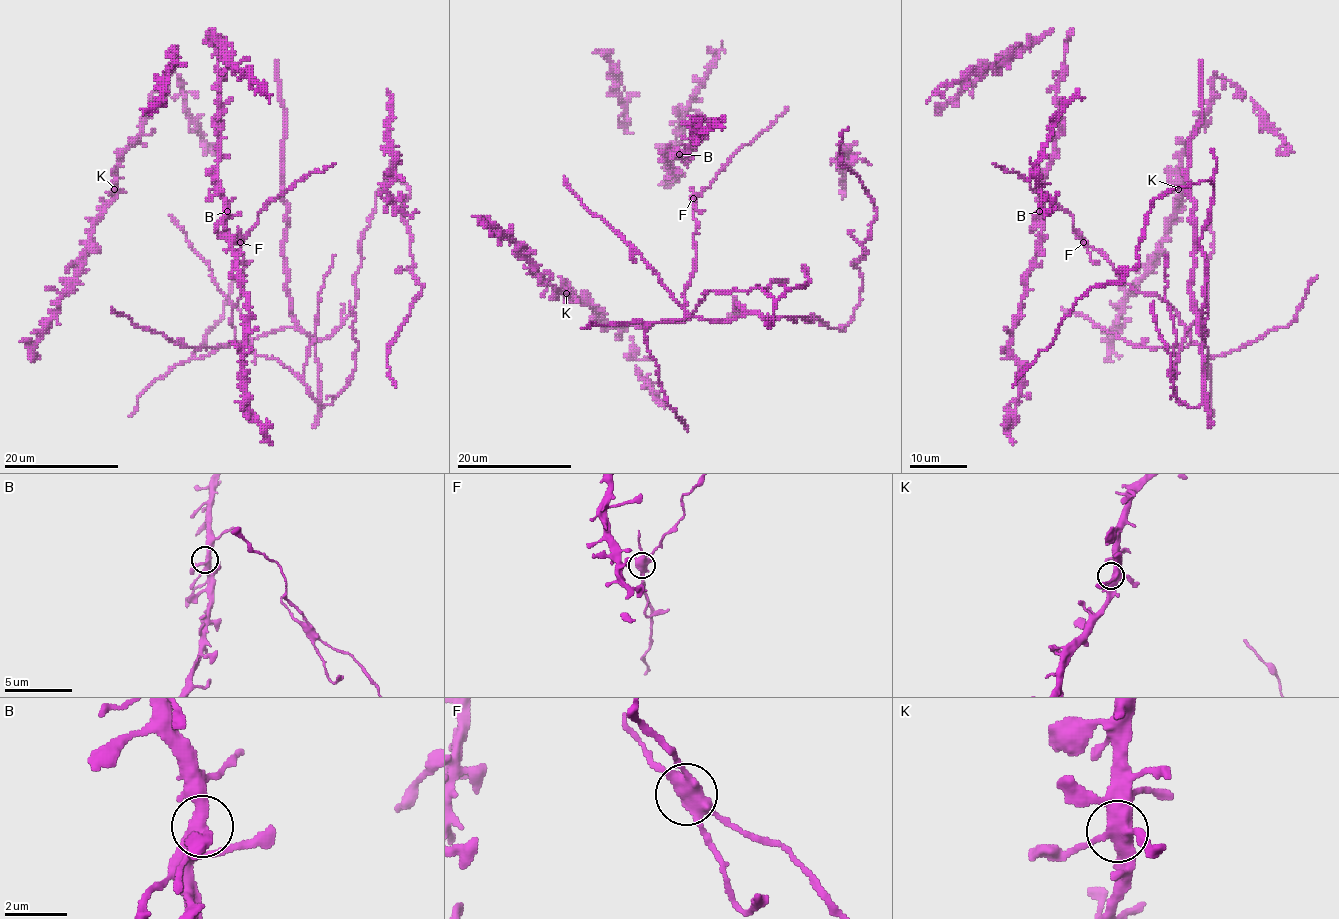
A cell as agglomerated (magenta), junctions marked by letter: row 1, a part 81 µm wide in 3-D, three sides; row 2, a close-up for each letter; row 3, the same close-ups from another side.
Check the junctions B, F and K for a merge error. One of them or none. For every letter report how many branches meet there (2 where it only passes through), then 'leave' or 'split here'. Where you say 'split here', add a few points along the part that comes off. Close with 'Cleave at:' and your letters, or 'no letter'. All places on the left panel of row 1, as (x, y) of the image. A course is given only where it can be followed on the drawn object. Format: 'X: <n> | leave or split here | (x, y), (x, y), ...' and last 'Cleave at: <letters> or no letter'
B: 4 | leave
F: 4 | split here | (240, 242), (241, 262), (251, 260)
K: 4 | leave
Cleave at: F

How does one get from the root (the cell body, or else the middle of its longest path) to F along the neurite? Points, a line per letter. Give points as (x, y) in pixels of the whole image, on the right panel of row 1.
F: (1200, 326), (1207, 335), (1196, 343), (1165, 300), (1124, 283), (1114, 265), (1084, 242)

